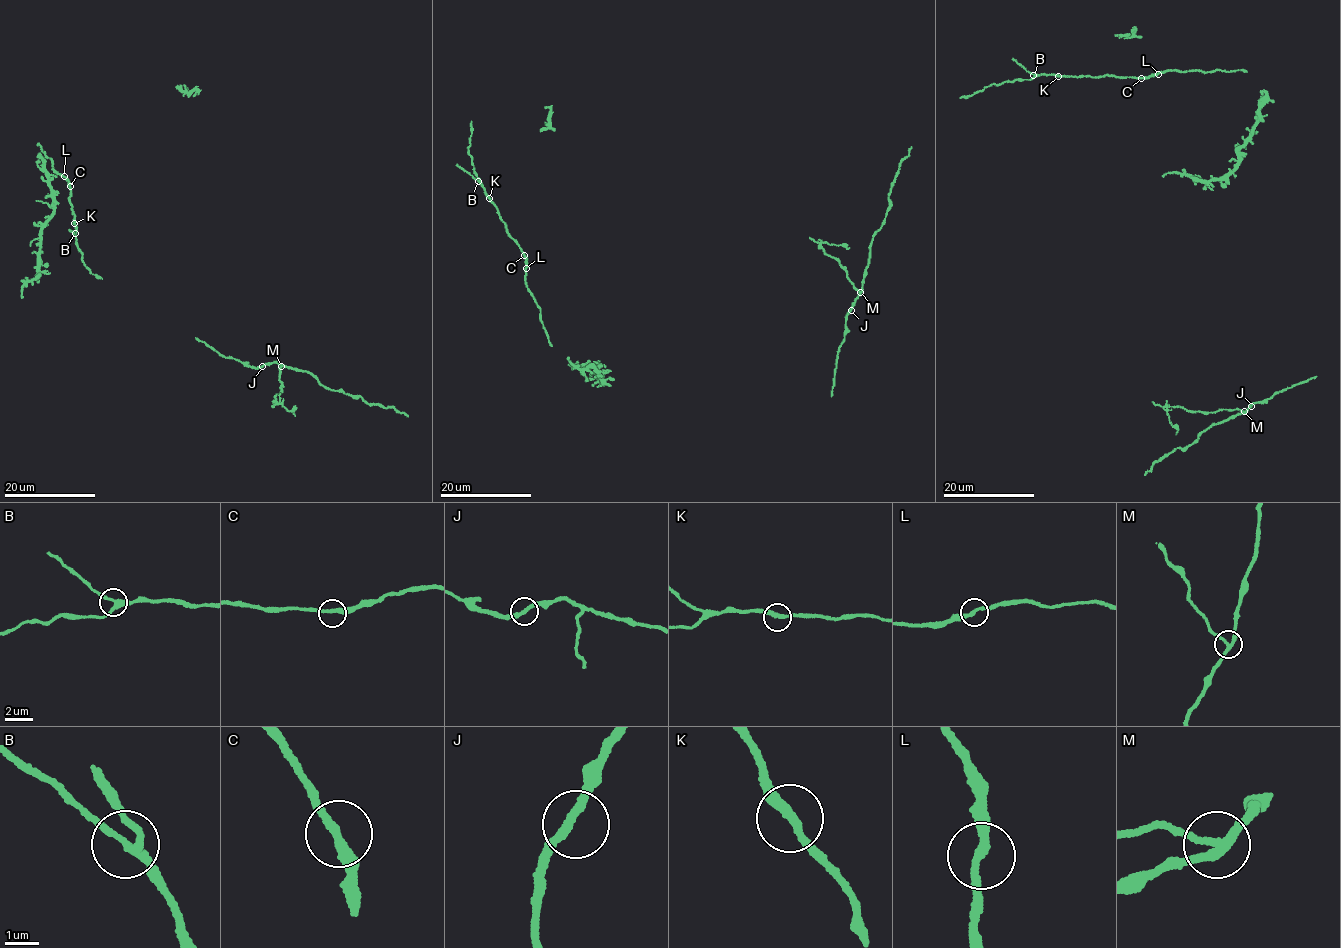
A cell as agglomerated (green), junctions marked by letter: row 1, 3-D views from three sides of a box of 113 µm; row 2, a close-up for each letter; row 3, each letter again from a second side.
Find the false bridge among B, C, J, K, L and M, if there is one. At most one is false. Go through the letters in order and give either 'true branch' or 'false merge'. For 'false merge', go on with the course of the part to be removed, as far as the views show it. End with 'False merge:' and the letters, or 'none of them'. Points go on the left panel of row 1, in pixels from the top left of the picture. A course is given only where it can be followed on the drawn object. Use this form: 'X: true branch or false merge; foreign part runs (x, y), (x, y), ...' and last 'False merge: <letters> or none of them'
B: true branch
C: true branch
J: true branch
K: true branch
L: true branch
M: false merge; foreign part runs (281, 366), (279, 379), (282, 384), (275, 397), (295, 416)
False merge: M

